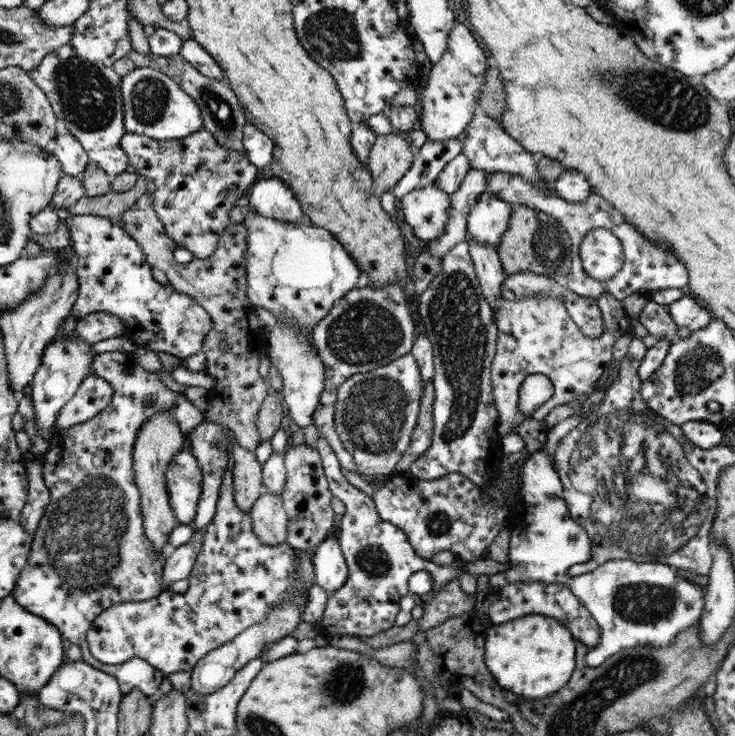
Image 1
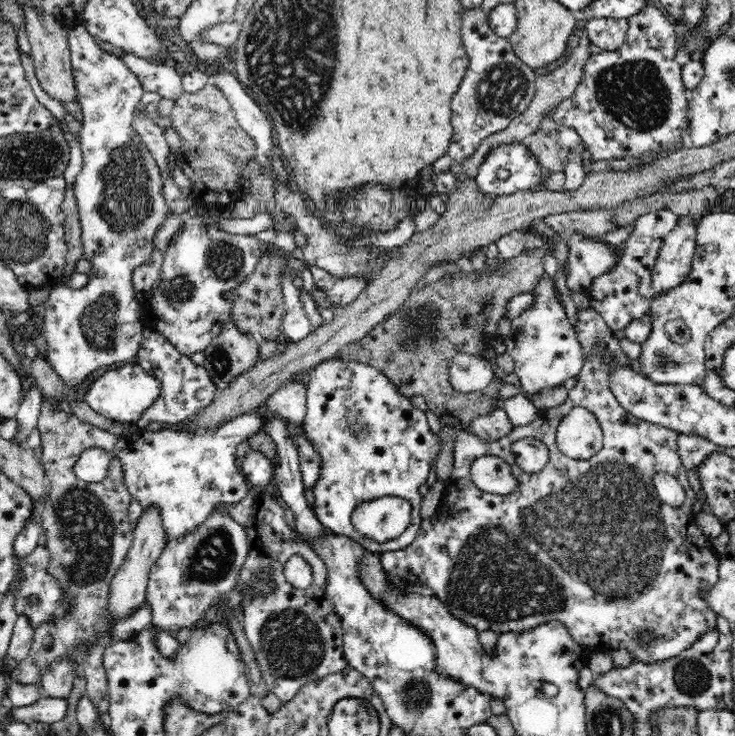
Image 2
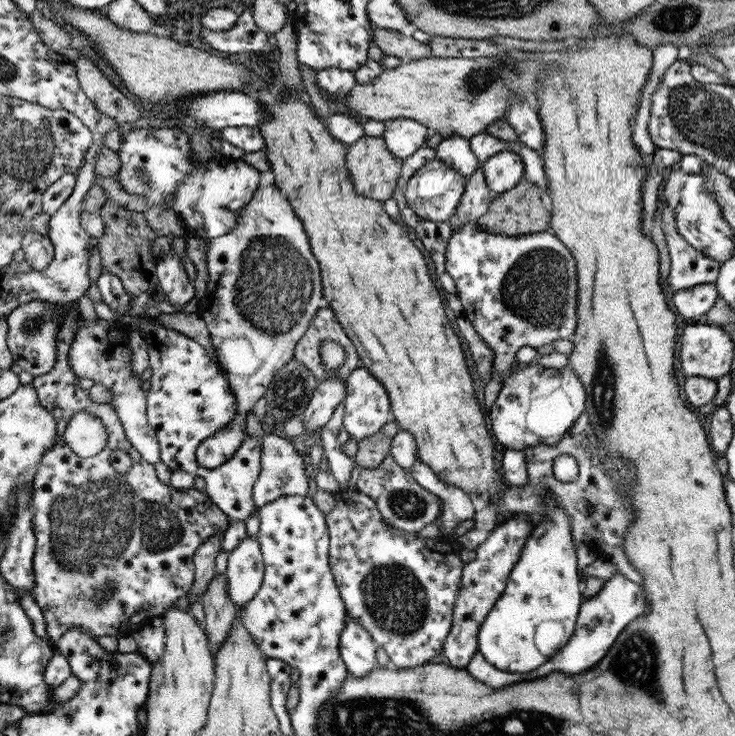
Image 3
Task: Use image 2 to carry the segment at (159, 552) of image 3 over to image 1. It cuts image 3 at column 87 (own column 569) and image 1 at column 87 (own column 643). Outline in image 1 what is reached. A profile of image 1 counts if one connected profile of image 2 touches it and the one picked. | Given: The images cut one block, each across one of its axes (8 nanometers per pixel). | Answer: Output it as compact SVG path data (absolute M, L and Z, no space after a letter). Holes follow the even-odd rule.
M122 351L96 354L95 362L91 368L90 374L96 377L102 377L104 381L107 381L108 385L114 389L115 396L113 396L112 402L107 410L100 411L100 414L96 415L95 418L80 423L79 425L75 425L74 427L59 429L57 431L57 434L60 436L60 452L58 457L54 458L54 461L52 461L52 457L49 459L49 456L46 454L44 458L41 459L42 466L44 466L44 471L42 471L42 474L44 474L44 482L46 482L48 492L50 492L50 505L48 505L46 512L42 515L40 525L35 532L35 542L33 542L27 566L23 568L23 572L19 575L18 586L15 587L15 590L12 591L11 594L20 605L23 605L23 607L27 609L28 612L35 613L36 616L44 617L44 620L51 621L52 624L55 624L63 634L63 638L67 643L80 646L84 661L91 664L94 668L115 676L119 680L119 688L122 690L123 694L128 694L128 692L132 692L134 688L138 688L140 692L143 692L148 697L153 697L154 694L157 694L158 687L160 687L164 675L159 670L156 670L154 666L140 658L122 664L104 664L103 661L92 656L90 643L87 640L87 632L92 626L94 626L94 622L98 616L104 611L108 611L109 608L118 604L144 602L146 600L154 599L164 592L164 562L166 562L166 557L163 554L156 554L155 546L152 545L152 542L148 540L148 538L146 538L140 506L140 489L138 489L138 485L136 485L136 481L134 481L134 461L132 460L134 442L136 442L136 438L138 438L138 432L140 432L142 424L150 420L150 416L154 416L156 412L172 412L172 416L176 416L176 420L179 421L180 429L183 430L186 438L187 434L190 434L196 426L200 426L200 424L204 423L204 416L203 412L192 405L183 393L178 393L166 388L160 380L159 373L160 372L146 372L140 364L134 362L134 354L124 353ZM148 397L151 397L152 401L145 403L144 400Z

